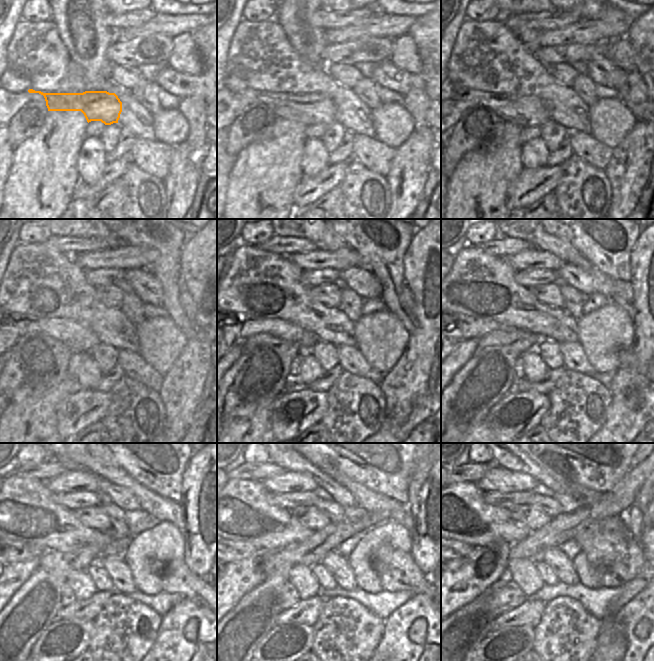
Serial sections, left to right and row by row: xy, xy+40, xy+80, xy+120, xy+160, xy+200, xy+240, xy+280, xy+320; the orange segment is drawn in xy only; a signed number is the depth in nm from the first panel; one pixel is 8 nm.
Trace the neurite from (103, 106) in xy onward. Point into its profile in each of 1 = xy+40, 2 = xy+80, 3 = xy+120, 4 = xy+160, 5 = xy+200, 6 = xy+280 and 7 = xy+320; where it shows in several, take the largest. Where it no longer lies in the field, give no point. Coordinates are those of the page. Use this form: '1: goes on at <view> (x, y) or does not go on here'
1: goes on at xy+40 (310, 108)
2: goes on at xy+80 (524, 110)
3: goes on at xy+120 (78, 337)
4: goes on at xy+160 (243, 326)
5: goes on at xy+200 (461, 327)
6: goes on at xy+280 (237, 550)
7: goes on at xy+320 (461, 549)

